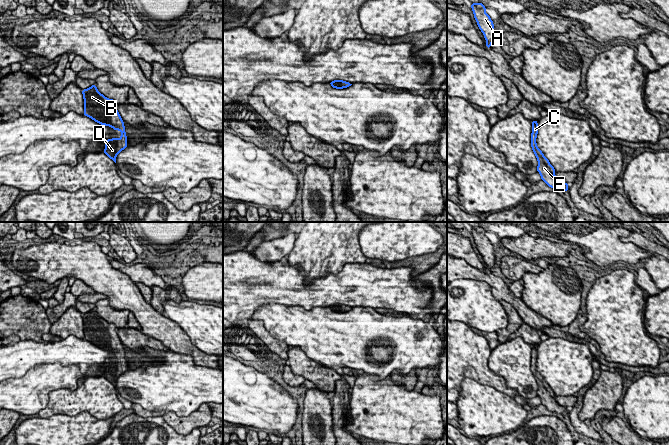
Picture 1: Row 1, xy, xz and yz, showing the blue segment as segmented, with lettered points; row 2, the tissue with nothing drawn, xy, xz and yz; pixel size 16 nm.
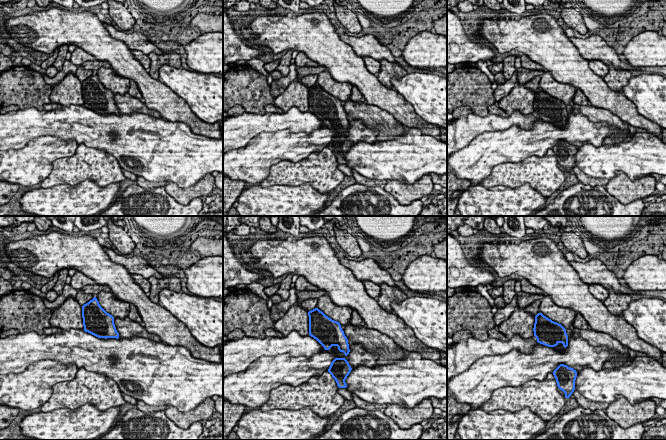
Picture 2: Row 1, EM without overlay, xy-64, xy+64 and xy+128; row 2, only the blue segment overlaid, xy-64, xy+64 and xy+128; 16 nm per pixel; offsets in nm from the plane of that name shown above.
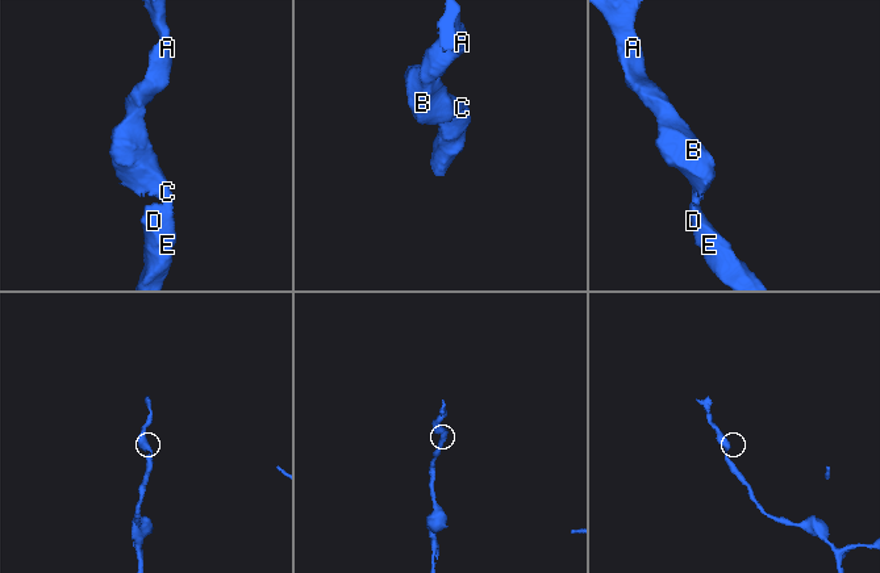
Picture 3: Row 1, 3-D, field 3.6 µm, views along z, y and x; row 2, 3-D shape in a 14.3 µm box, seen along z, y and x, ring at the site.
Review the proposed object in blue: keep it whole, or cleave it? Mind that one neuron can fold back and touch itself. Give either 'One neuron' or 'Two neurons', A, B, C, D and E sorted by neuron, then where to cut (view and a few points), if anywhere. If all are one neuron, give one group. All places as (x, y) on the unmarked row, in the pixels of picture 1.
One neuron. Groups: A B C D E. No split

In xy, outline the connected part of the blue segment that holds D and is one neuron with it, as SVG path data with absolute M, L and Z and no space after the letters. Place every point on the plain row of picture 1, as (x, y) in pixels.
M95 308L82 314L82 318L84 323L84 340L121 356L119 363L107 363L104 373L104 377L116 387L117 378L127 371L125 350L116 332L116 326L101 318Z

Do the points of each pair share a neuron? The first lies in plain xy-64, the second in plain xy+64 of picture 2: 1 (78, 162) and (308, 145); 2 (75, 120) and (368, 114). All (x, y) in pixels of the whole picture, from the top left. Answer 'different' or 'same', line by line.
1: different
2: different

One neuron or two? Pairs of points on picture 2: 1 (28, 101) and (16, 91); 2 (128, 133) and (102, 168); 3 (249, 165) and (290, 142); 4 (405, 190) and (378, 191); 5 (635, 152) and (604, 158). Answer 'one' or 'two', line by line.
1: one
2: two
3: one
4: two
5: one

